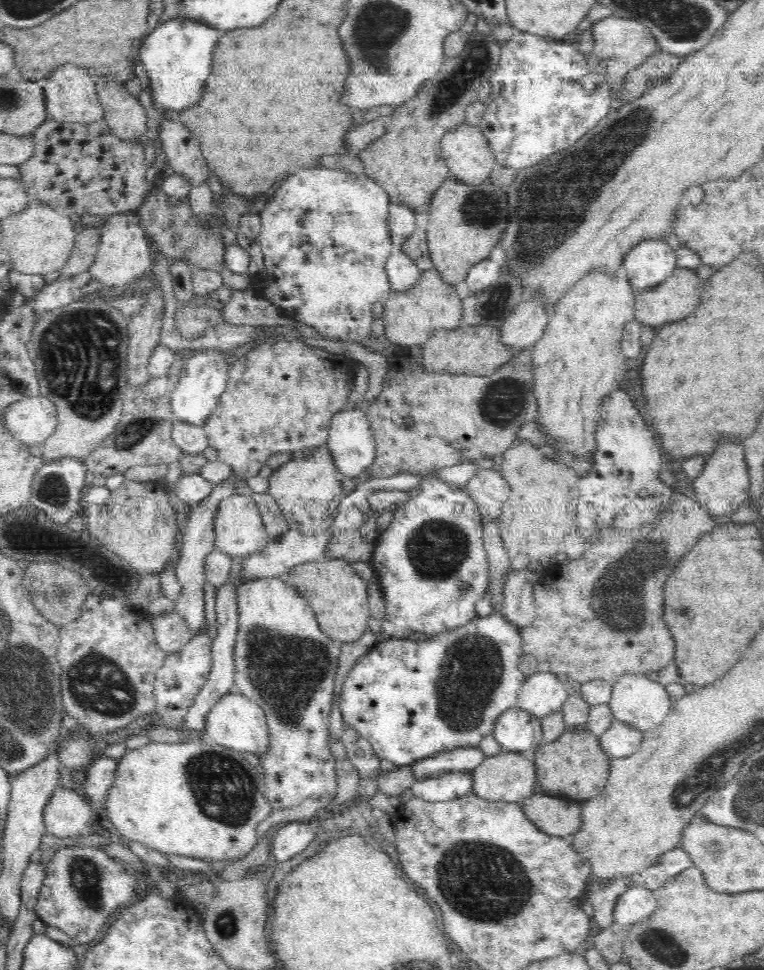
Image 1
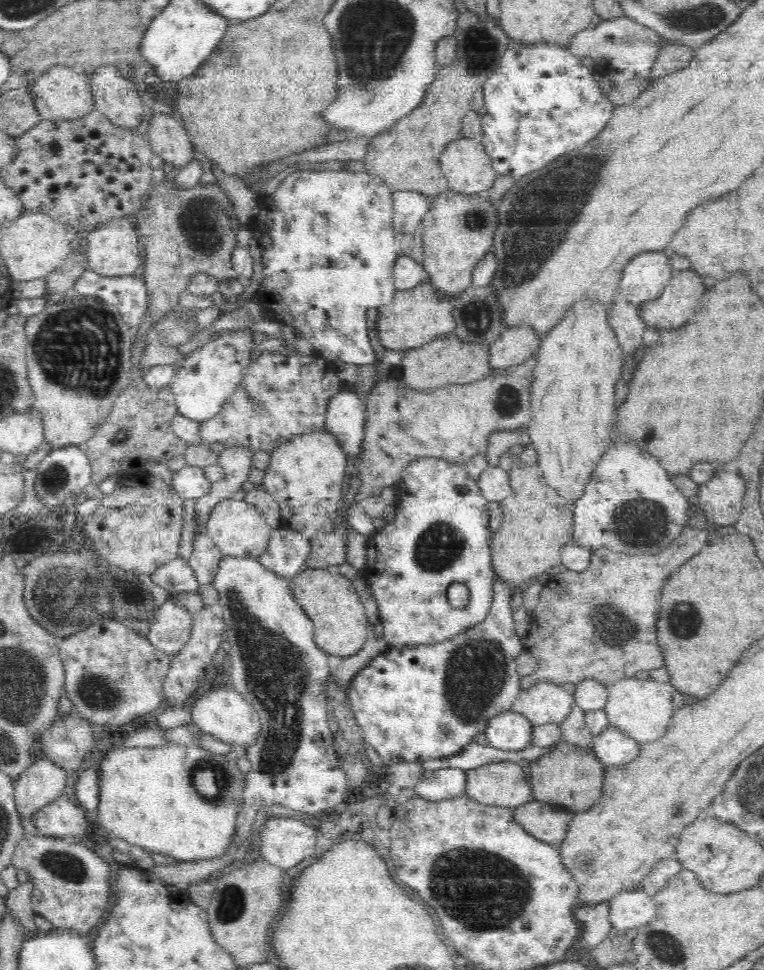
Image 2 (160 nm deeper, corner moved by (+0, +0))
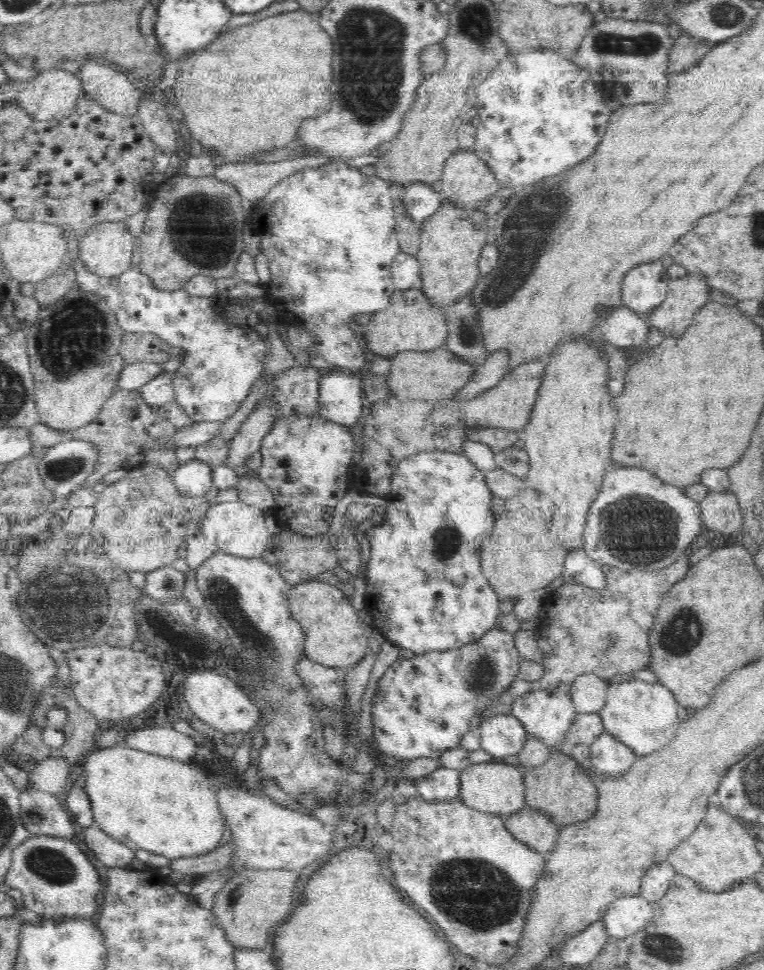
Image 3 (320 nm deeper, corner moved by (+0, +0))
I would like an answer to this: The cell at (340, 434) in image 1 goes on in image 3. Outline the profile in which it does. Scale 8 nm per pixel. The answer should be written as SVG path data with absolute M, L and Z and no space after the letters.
M336 366L323 371L318 387L318 414L350 430L362 414L362 385L352 372Z

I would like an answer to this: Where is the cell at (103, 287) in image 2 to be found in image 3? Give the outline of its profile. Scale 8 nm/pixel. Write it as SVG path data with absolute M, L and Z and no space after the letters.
M79 257L67 264L76 273L77 288L99 294L108 303L110 310L114 311L117 323L126 333L155 334L168 345L180 349L181 366L172 374L174 400L194 422L224 422L240 408L252 384L262 376L268 354L268 340L265 336L256 329L228 323L224 315L218 312L218 305L212 305L208 297L190 296L183 288L158 290L150 277L142 274L138 268L128 269L118 276L101 277L90 272Z

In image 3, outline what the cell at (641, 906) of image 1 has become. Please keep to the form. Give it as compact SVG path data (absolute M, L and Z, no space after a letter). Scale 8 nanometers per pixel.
M636 894L622 896L611 902L602 921L610 937L624 939L642 930L652 916L654 912L650 902Z

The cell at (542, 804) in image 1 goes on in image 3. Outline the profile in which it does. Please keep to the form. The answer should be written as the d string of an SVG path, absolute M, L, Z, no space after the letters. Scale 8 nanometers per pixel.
M527 805L505 817L506 828L522 844L542 853L554 850L561 828L548 815Z

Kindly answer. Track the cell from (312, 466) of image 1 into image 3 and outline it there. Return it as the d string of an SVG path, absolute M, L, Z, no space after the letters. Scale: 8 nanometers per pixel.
M319 414L282 417L273 424L272 430L261 442L259 451L262 462L256 473L272 491L275 506L271 512L276 515L278 524L283 529L303 534L313 540L326 535L334 516L334 507L351 488L349 469L355 449L348 427L324 419Z

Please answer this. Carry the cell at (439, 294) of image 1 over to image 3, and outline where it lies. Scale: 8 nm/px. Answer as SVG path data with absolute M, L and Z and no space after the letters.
M416 287L408 290L396 289L390 304L370 317L359 334L361 341L366 342L366 348L377 354L378 358L388 359L402 351L434 350L445 345L449 333L442 309L433 306L421 289Z

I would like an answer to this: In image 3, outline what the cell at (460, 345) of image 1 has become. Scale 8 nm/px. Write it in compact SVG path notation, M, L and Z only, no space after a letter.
M444 346L434 350L402 351L391 358L391 367L386 382L392 395L402 400L439 401L451 398L475 373L476 366L462 362Z

